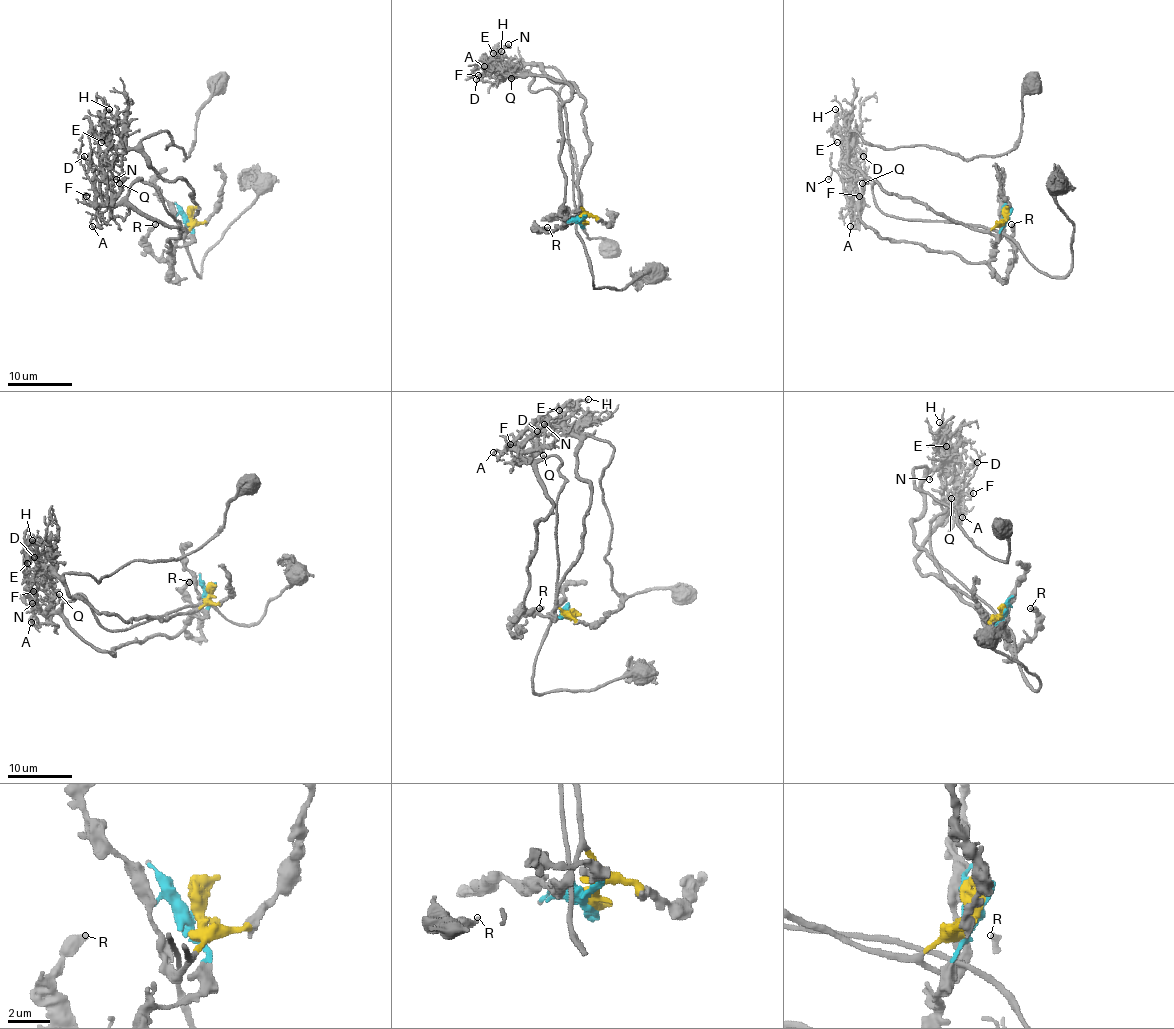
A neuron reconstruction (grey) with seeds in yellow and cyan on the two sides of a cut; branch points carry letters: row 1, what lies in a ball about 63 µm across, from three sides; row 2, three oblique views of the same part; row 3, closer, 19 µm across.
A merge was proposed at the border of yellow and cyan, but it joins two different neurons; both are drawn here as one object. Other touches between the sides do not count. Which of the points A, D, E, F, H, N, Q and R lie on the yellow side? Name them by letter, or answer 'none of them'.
E, H

